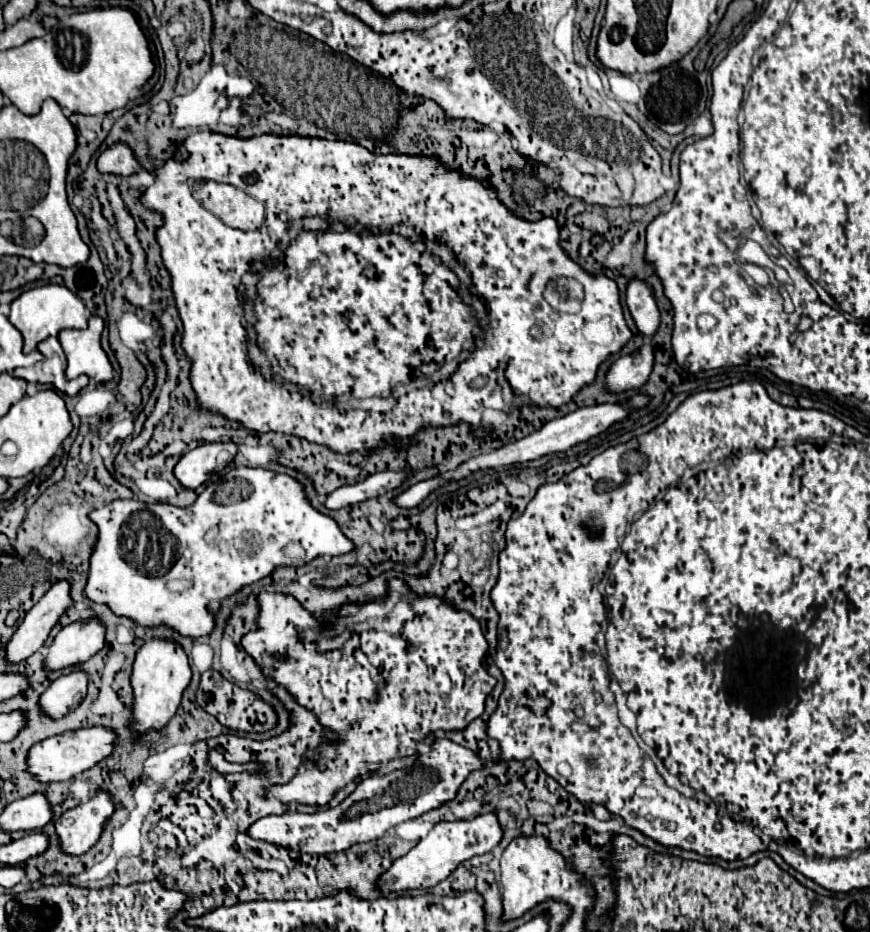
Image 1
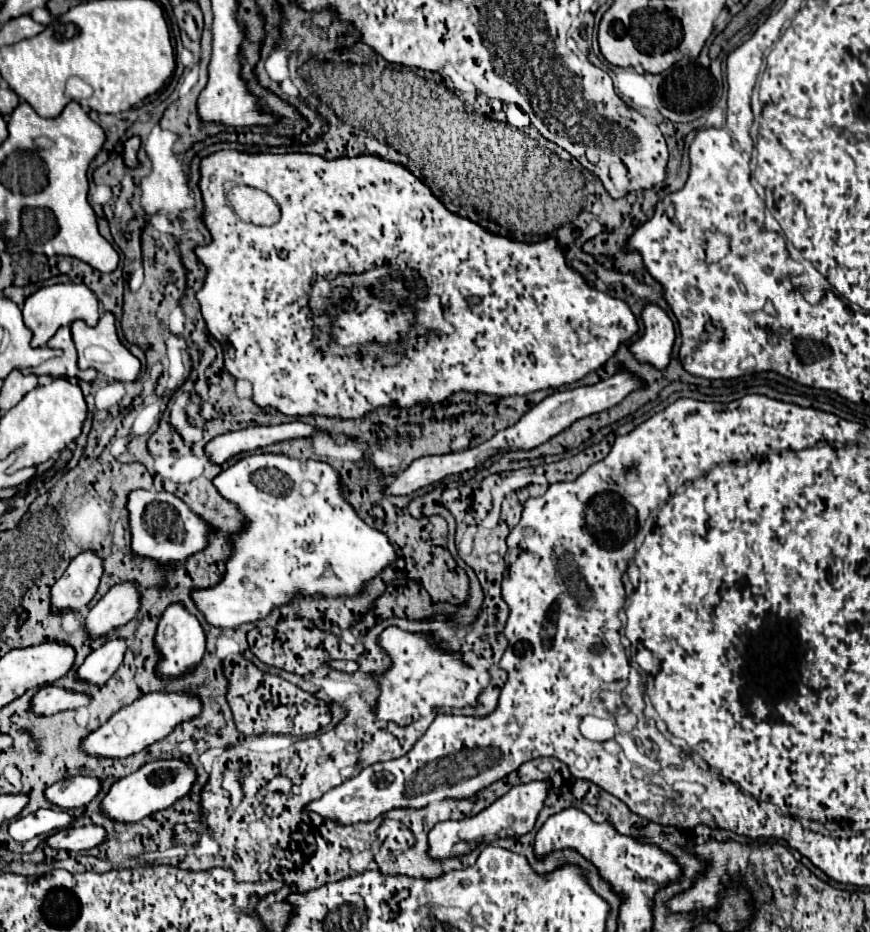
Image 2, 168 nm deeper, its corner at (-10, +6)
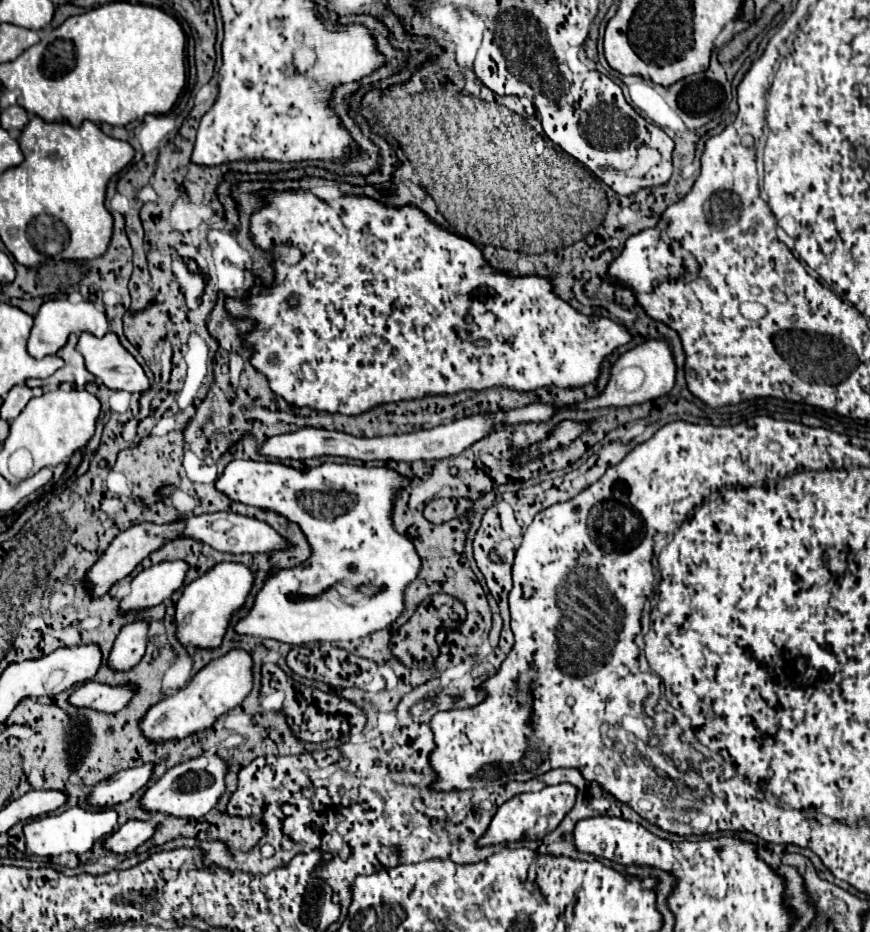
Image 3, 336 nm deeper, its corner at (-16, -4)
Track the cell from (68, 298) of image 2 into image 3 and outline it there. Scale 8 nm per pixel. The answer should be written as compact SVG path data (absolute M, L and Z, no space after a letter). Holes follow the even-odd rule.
M48 300L40 306L38 314L34 316L34 326L28 340L28 352L34 358L44 358L48 354L56 354L68 340L72 332L90 332L96 338L102 338L108 332L108 320L102 310L98 310L92 302L70 302L70 300Z

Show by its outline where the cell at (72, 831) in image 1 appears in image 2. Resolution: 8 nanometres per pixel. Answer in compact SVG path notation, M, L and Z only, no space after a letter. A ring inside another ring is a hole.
M180 758L148 762L138 772L118 780L110 788L110 792L102 800L102 812L106 816L110 816L112 820L138 822L138 820L146 818L146 816L152 816L152 814L156 814L160 810L170 808L176 800L188 796L194 782L196 782L196 768L190 762L184 762Z

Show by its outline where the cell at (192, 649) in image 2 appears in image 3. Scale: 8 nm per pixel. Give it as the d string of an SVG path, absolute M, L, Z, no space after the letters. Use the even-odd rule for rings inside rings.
M222 562L216 564L210 572L188 584L182 592L182 598L176 604L176 638L184 648L214 650L222 644L228 620L234 610L238 610L252 586L252 570L244 564Z

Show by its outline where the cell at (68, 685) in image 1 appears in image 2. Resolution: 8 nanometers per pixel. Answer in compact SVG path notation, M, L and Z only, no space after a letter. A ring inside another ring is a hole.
M124 638L108 640L84 660L84 664L78 668L78 678L96 682L96 684L104 684L122 664L126 648L128 644Z

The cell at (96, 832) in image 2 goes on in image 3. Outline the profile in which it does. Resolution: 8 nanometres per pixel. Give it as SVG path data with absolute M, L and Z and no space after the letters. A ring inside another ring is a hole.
M130 820L124 826L120 826L116 832L112 832L108 840L104 840L104 848L116 854L130 854L138 846L142 846L152 834L154 834L154 824Z

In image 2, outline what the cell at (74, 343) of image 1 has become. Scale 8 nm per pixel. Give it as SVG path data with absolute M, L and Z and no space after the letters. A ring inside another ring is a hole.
M102 312L98 326L90 328L86 322L76 320L72 326L72 338L78 350L78 366L82 370L86 368L94 368L100 374L114 378L118 382L134 382L140 374L140 360L120 342L118 334L116 334L116 326L114 326L114 316L110 312Z

